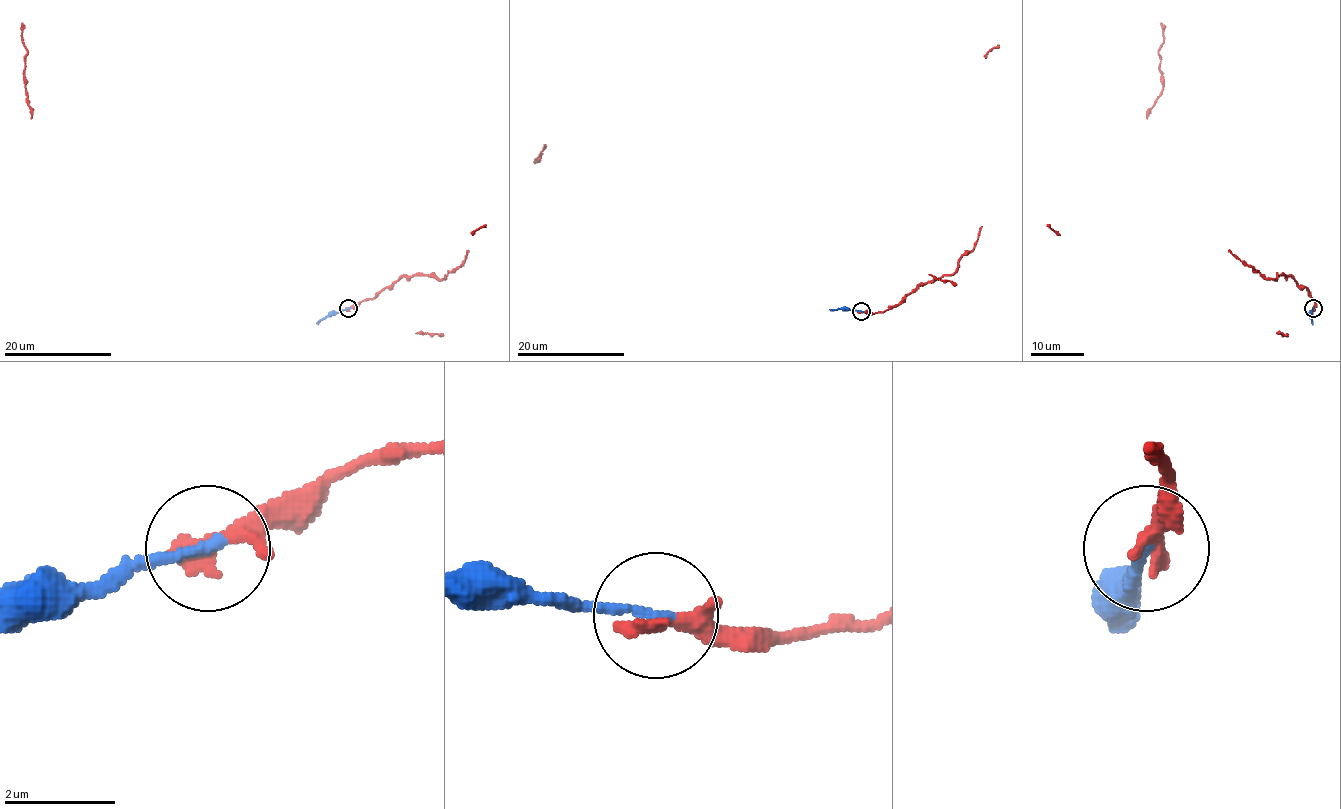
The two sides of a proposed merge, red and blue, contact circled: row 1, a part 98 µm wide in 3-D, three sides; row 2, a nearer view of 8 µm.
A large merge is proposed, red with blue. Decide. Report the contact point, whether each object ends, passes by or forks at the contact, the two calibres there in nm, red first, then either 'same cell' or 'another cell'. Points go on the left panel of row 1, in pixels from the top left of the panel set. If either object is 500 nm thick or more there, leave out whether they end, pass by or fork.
(348, 308) | red ends | blue ends | 400/200 nm | another cell

